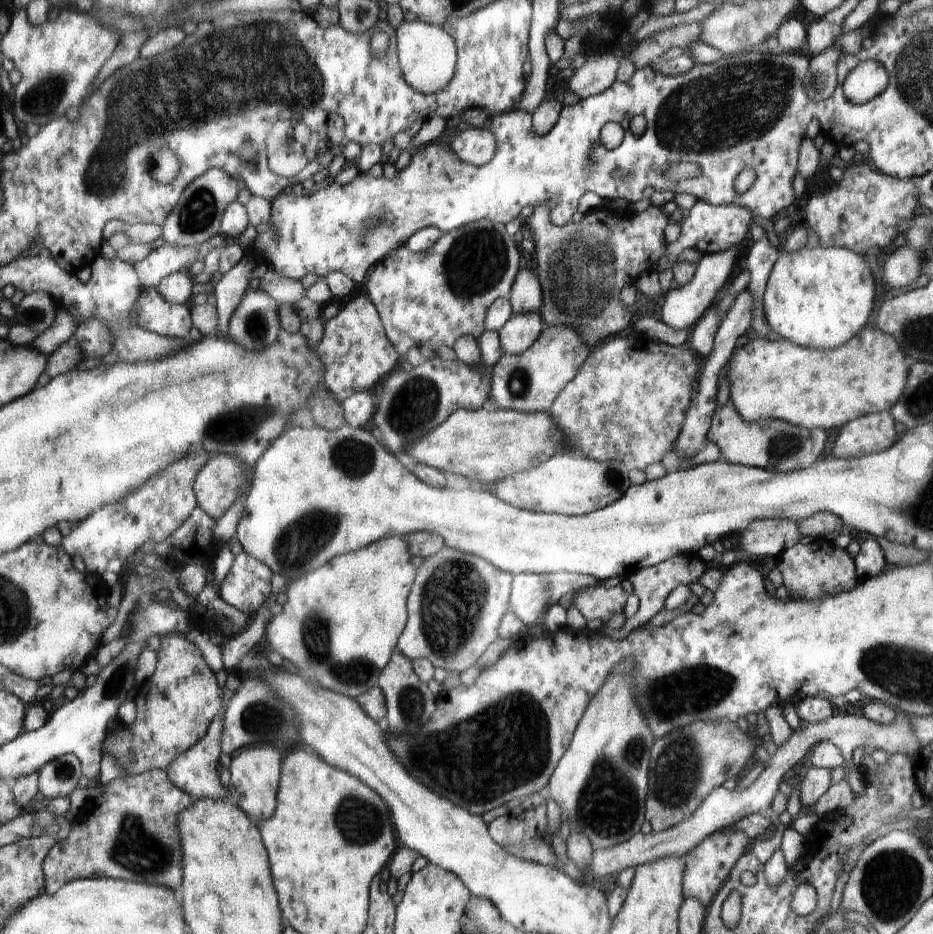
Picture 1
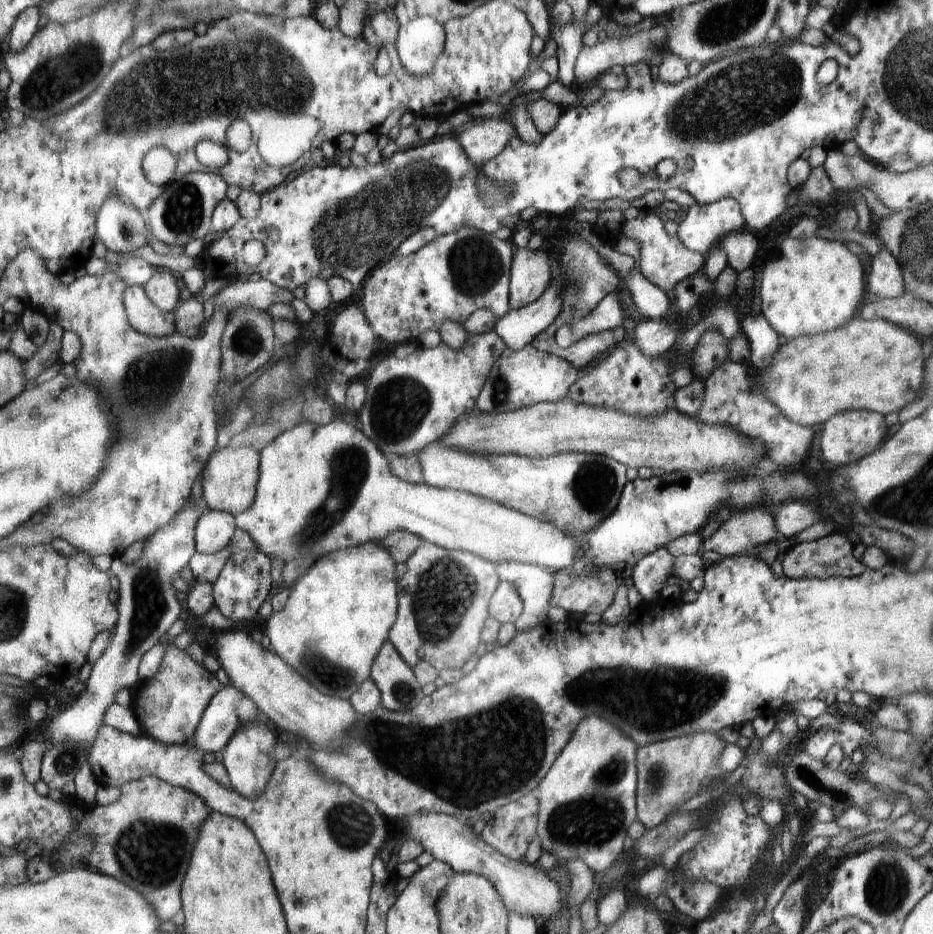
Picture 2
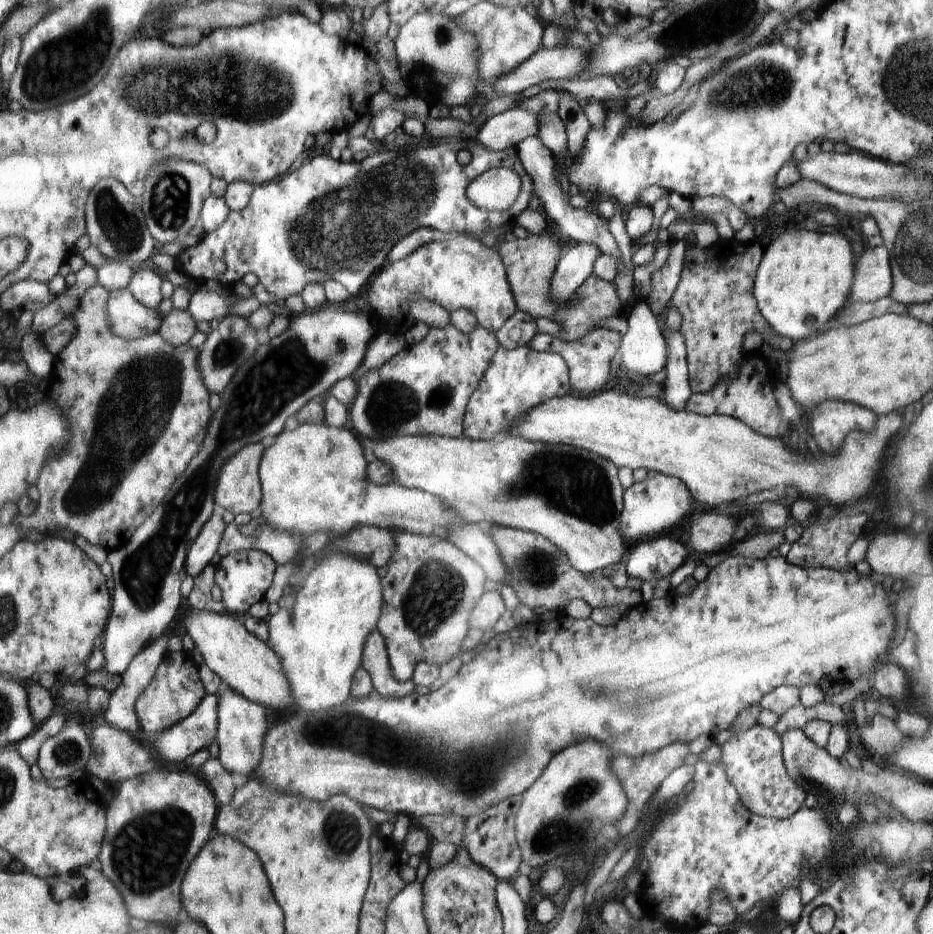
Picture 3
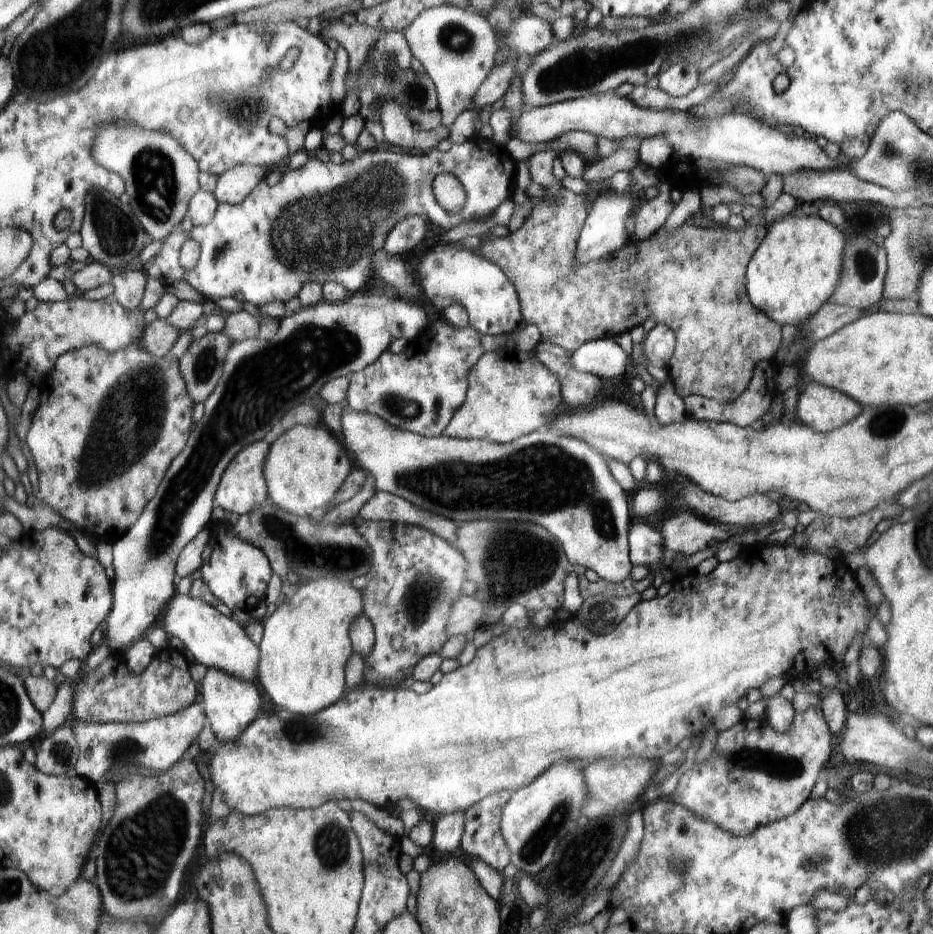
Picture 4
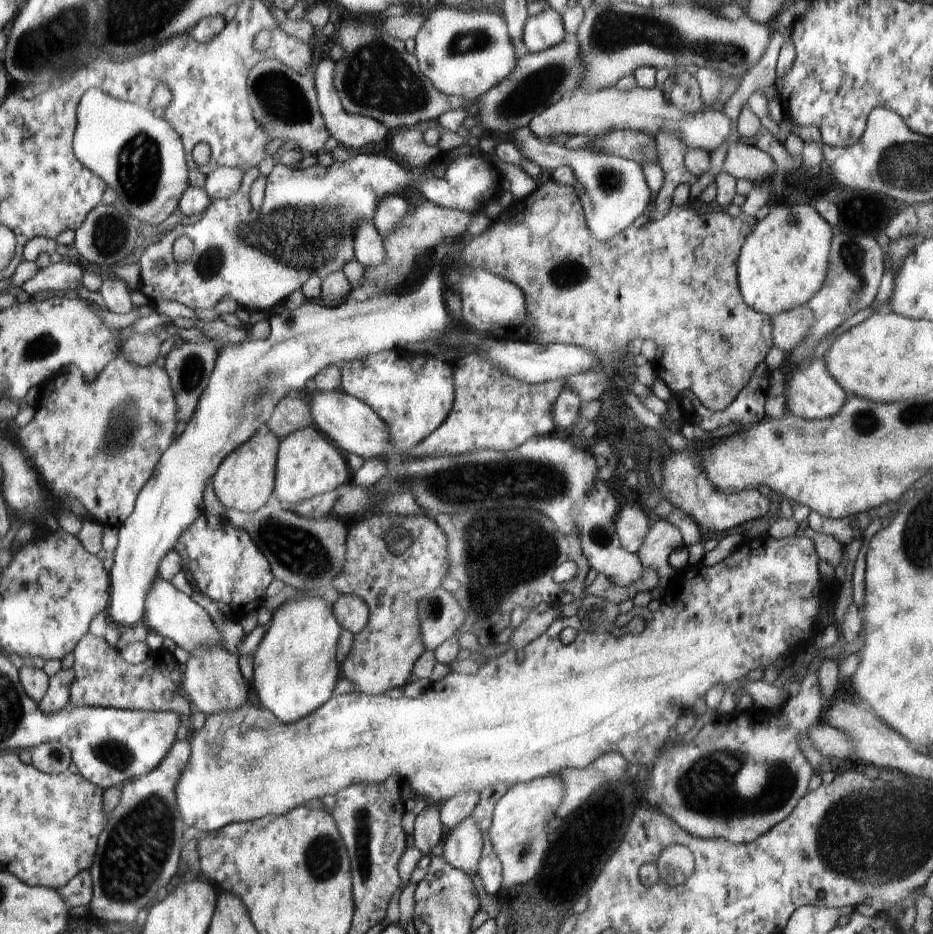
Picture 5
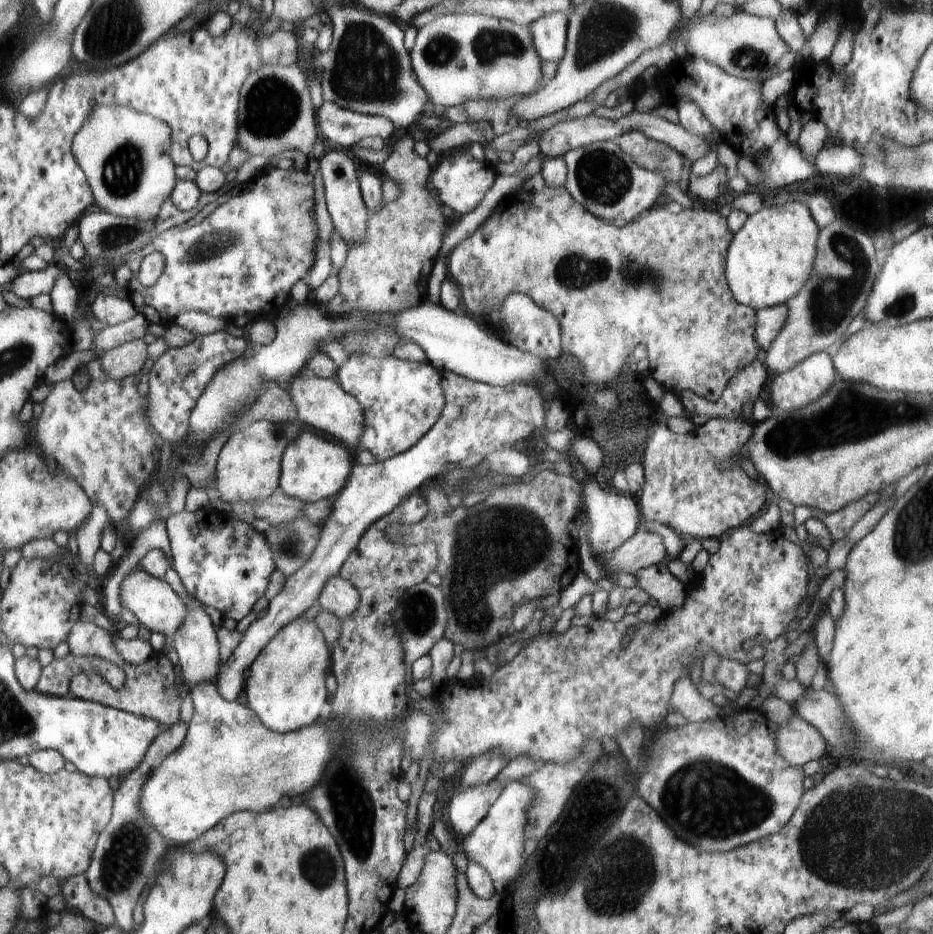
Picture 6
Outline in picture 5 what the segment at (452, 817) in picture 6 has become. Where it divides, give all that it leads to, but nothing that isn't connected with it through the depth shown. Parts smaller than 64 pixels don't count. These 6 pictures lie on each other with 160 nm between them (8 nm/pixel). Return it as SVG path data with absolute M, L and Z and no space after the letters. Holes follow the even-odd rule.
M474 813L462 820L452 832L447 832L442 842L441 858L466 874L476 874L483 848L484 834L474 822Z

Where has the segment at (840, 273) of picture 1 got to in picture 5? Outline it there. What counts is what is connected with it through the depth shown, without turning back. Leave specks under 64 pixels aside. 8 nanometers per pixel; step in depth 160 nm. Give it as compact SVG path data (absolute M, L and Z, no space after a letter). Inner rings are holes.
M778 204L748 234L740 248L736 276L744 302L768 317L806 305L827 280L832 228L806 204Z

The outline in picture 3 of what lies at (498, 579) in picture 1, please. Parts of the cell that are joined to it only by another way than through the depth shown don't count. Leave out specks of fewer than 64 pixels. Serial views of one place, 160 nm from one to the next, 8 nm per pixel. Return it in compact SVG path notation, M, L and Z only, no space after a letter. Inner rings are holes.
M369 525L356 526L348 534L334 536L327 541L330 544L328 552L332 550L332 554L344 552L344 554L352 554L362 562L388 566L386 576L380 578L384 605L379 622L376 622L376 628L384 638L392 676L398 682L410 680L412 672L415 672L420 662L441 667L442 664L460 656L460 646L471 630L468 620L472 608L482 598L482 594L486 593L484 588L488 582L483 568L474 559L464 554L464 551L456 548L454 544L434 534L428 536L428 534L414 534L404 530L390 531Z

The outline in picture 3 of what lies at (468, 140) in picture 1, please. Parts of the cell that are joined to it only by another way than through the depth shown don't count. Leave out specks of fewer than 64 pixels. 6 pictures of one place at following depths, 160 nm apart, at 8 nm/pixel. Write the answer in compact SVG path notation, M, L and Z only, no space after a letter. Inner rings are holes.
M510 109L491 116L479 128L475 139L492 152L515 148L519 142L536 136L540 116L523 109Z

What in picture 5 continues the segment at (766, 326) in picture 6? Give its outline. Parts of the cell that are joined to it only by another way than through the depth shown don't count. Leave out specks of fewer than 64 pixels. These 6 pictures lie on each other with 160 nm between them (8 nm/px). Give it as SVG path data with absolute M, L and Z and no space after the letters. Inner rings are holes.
M806 305L770 316L773 346L785 354L789 354L796 346L800 346L804 342L804 338L808 336L810 326L816 322L812 316L814 316L812 310Z

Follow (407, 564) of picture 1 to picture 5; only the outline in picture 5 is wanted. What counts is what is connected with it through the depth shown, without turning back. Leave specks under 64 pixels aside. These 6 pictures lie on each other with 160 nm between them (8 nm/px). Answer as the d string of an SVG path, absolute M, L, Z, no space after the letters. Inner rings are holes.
M322 592L289 598L274 611L253 660L253 688L262 708L272 712L279 722L290 724L325 705L338 680L336 644L342 630L332 614L332 604L322 598Z

